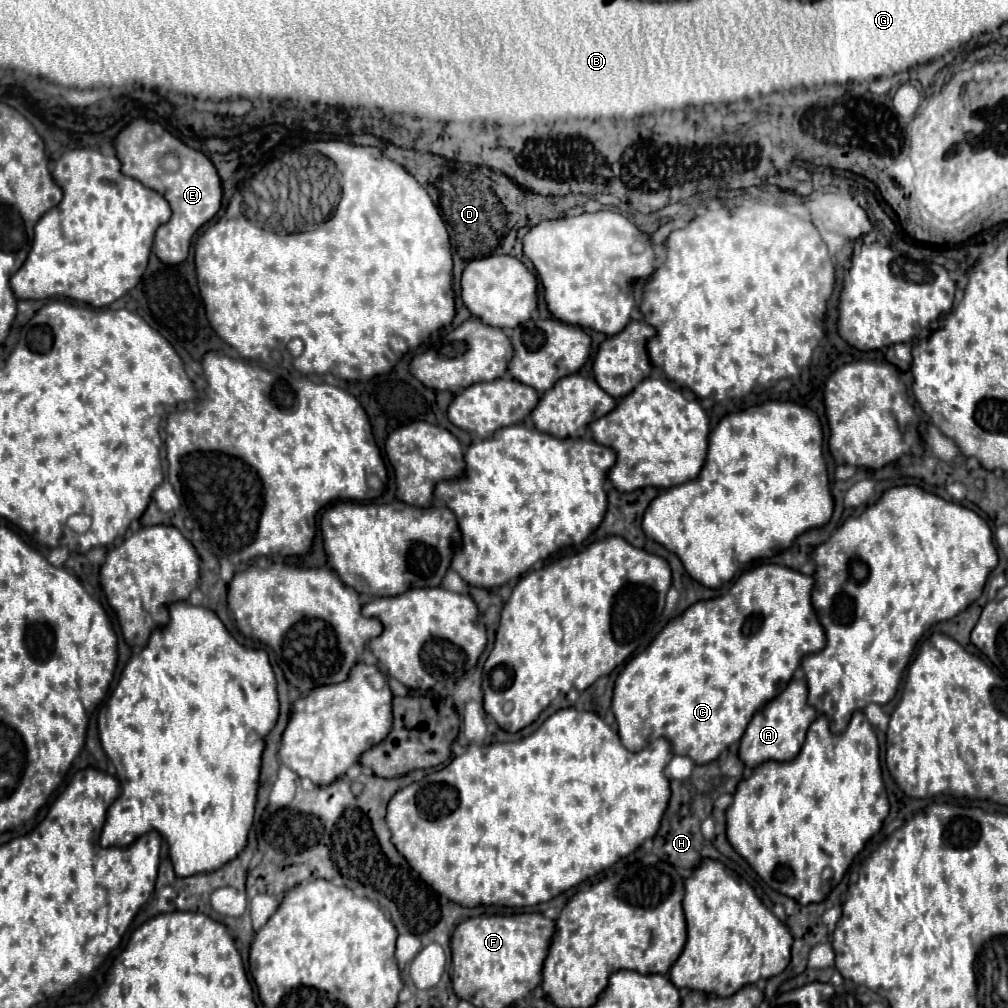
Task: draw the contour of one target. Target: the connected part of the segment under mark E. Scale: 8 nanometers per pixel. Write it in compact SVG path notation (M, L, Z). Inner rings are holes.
M140 118L126 124L126 128L122 128L118 132L118 136L114 140L114 148L116 148L116 156L122 164L122 172L126 176L140 180L144 186L156 190L158 194L162 194L172 208L172 218L156 230L152 250L166 264L184 262L188 256L188 250L190 250L192 236L196 234L196 230L202 224L206 224L210 218L214 218L214 214L220 210L220 204L222 204L222 184L220 184L220 176L218 176L214 164L202 152L192 150L184 142L174 138L160 124ZM166 152L172 152L180 158L180 170L174 174L164 172L158 164L158 160Z

